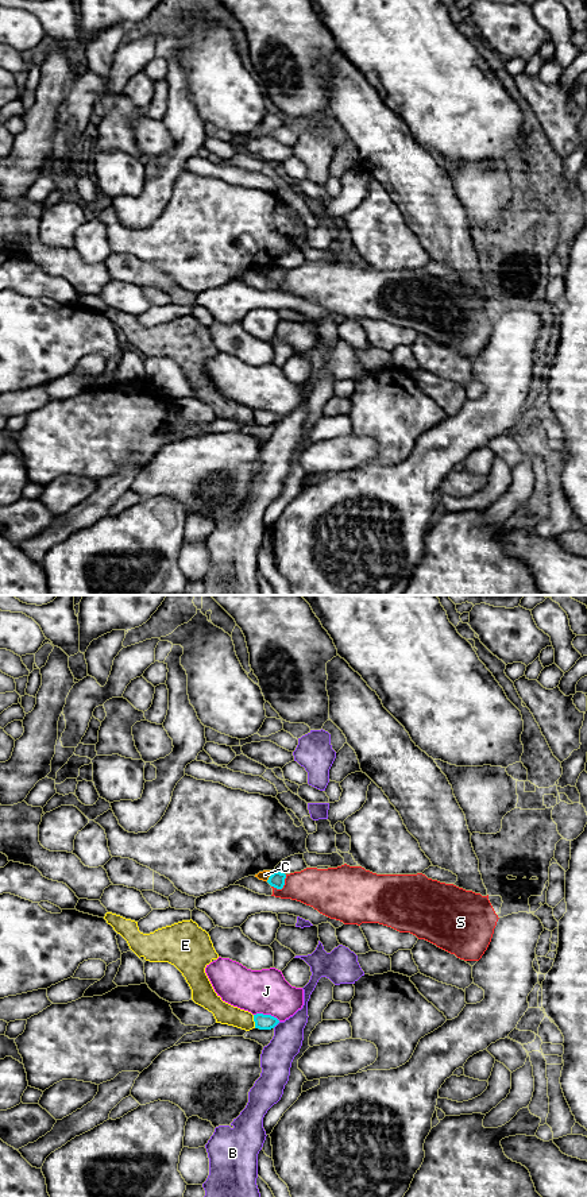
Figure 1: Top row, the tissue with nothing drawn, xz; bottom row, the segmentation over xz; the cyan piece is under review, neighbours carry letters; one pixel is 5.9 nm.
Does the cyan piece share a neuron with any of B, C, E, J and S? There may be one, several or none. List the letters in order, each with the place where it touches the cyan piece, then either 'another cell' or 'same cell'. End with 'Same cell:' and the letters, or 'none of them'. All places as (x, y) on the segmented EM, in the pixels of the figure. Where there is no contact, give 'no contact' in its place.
B: meets cyan in xz at (275, 1024); another cell
C: meets cyan in xz at (270, 876); another cell
E: meets cyan in xz at (254, 1020); another cell
J: meets cyan in xz at (267, 1015); another cell
S: meets cyan in xz at (282, 887); another cell
Same cell: none of them

